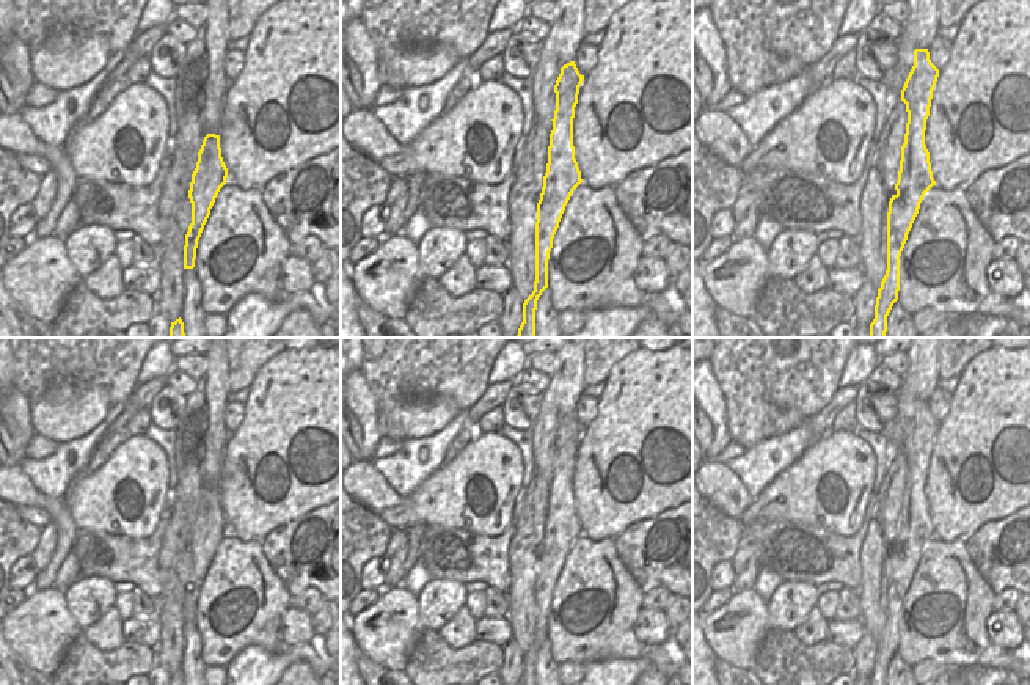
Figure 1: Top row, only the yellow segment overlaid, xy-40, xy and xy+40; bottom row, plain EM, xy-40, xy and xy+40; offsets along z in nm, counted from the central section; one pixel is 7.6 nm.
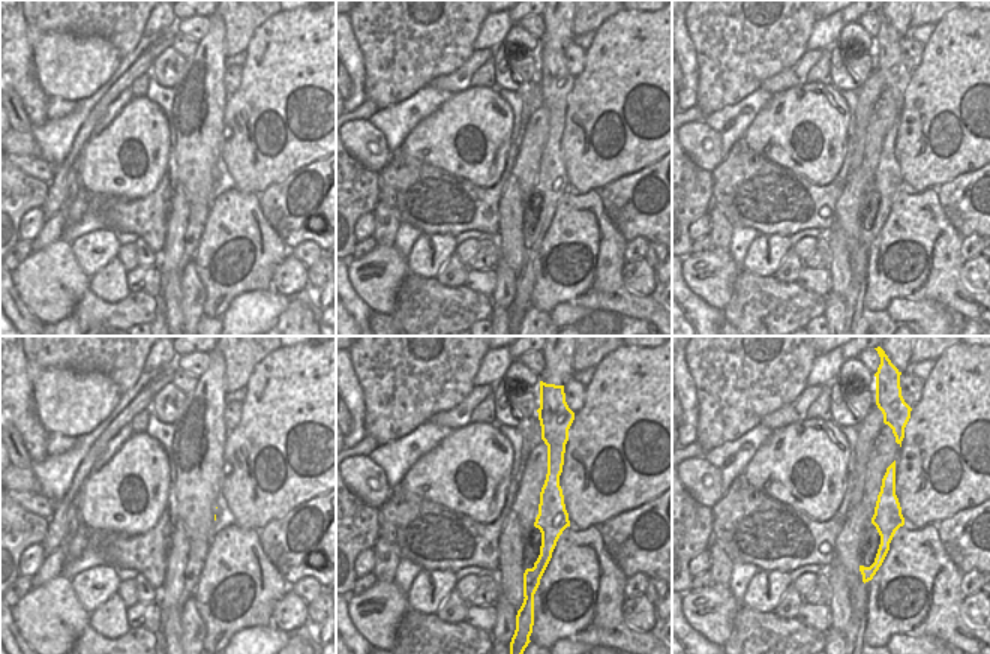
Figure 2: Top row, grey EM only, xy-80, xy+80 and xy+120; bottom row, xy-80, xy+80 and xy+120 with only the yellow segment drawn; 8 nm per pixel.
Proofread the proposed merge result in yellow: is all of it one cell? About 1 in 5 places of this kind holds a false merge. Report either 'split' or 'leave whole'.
leave whole

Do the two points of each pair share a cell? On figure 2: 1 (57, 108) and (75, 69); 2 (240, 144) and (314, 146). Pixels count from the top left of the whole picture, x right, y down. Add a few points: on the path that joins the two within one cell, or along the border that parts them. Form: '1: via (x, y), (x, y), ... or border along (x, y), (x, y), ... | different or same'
1: border along (96, 89), (89, 96), (74, 101), (48, 98) | different
2: via (252, 164), (294, 146) | same

